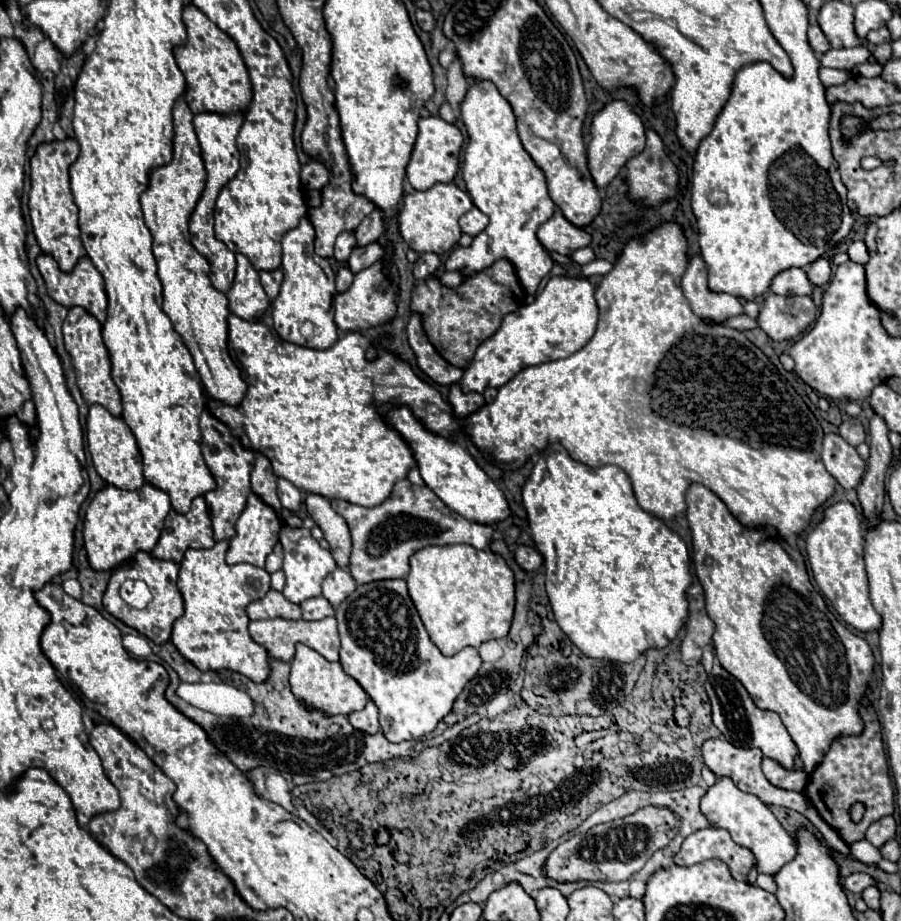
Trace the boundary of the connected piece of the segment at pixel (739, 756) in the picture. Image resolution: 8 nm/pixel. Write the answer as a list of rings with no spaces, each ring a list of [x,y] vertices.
[[[717,737],[717,739],[707,739],[705,743],[703,743],[703,761],[705,761],[705,765],[717,775],[717,777],[731,777],[733,779],[733,783],[743,791],[743,793],[751,793],[751,795],[757,795],[765,805],[781,805],[781,807],[787,807],[787,809],[793,809],[793,811],[797,811],[797,813],[801,813],[801,815],[805,815],[819,831],[821,831],[821,835],[823,835],[823,839],[825,839],[825,843],[831,847],[831,849],[835,849],[837,853],[841,853],[843,857],[847,857],[847,859],[853,859],[851,857],[851,853],[849,853],[849,847],[839,839],[839,835],[817,815],[817,811],[815,811],[815,807],[805,799],[805,795],[803,793],[799,793],[799,791],[787,791],[787,789],[781,789],[781,787],[775,787],[773,783],[769,783],[767,781],[767,777],[763,775],[763,771],[761,771],[761,759],[763,759],[763,753],[759,751],[759,749],[755,749],[755,747],[751,747],[751,749],[741,749],[741,747],[735,747],[735,745],[731,745],[729,741],[725,741],[723,737]]]

